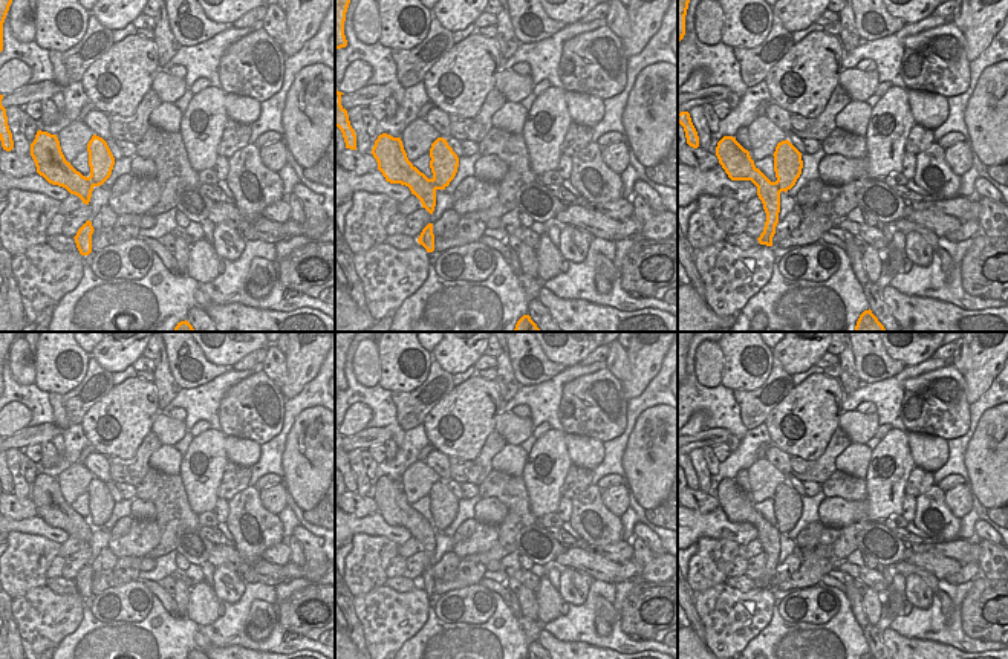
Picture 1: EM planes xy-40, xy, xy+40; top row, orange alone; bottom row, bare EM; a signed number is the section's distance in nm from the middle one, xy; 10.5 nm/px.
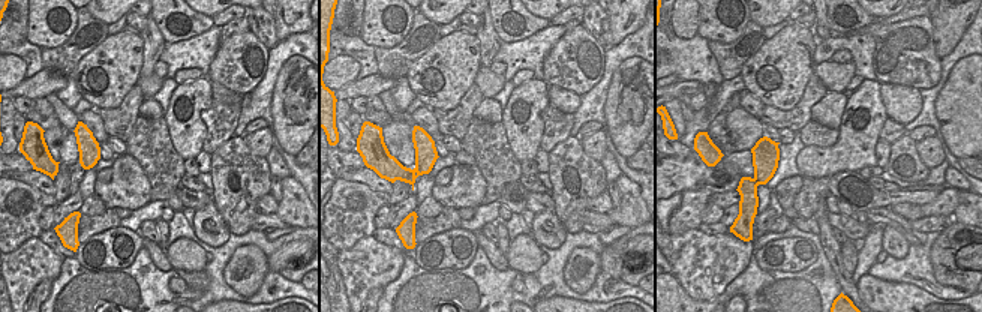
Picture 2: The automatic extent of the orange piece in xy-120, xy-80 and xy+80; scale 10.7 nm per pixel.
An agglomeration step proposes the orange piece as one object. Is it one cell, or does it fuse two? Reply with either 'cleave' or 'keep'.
keep

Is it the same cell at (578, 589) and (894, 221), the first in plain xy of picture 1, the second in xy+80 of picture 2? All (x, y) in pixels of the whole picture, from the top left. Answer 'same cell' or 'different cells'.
different cells

